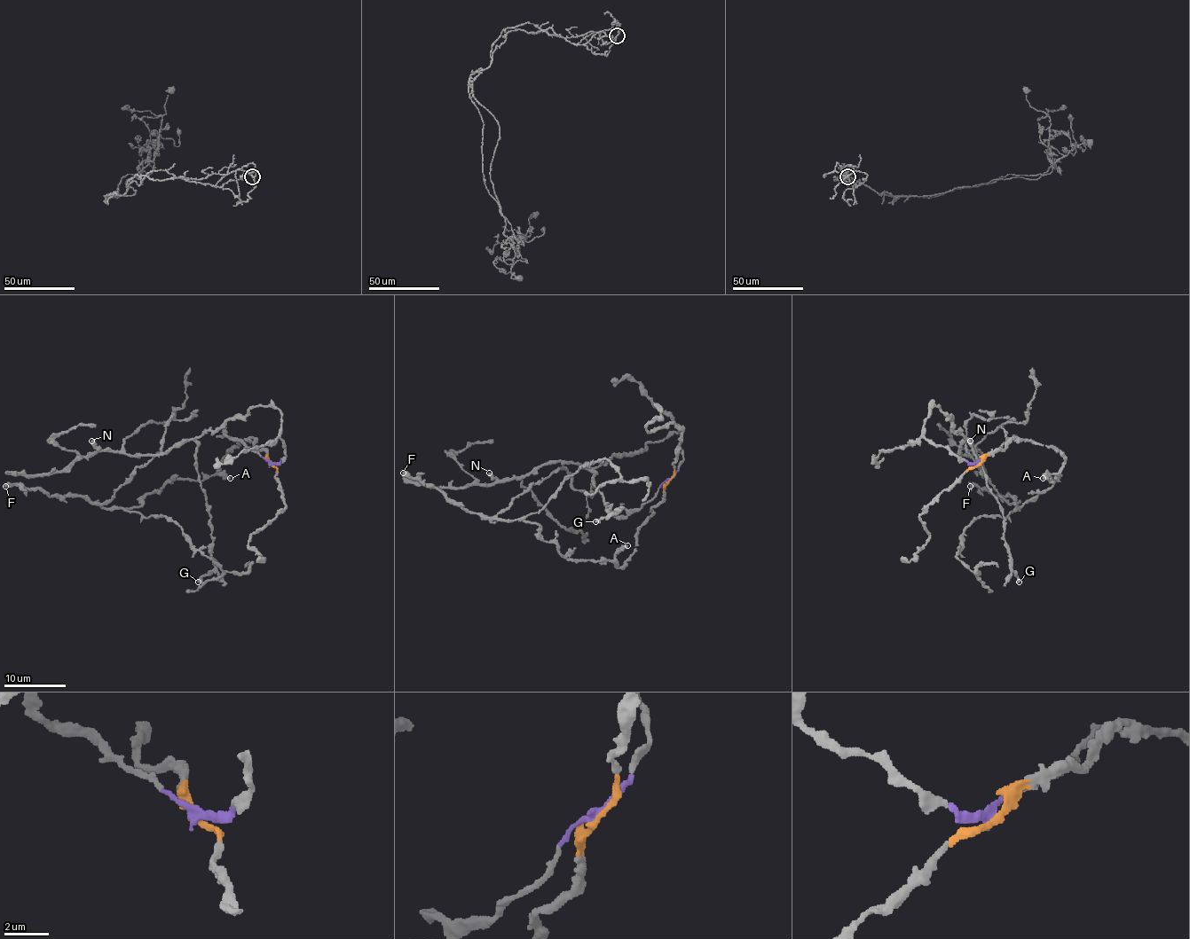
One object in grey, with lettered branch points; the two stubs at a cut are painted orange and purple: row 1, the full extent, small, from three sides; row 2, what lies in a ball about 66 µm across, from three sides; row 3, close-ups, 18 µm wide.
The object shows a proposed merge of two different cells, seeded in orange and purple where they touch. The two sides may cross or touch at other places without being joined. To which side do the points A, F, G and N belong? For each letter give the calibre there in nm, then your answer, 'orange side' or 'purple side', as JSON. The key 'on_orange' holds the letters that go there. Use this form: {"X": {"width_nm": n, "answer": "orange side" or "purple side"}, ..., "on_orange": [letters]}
{"A": {"width_nm": 360, "answer": "orange side"}, "F": {"width_nm": 550, "answer": "orange side"}, "G": {"width_nm": 460, "answer": "purple side"}, "N": {"width_nm": 420, "answer": "purple side"}, "on_orange": ["A", "F"]}

